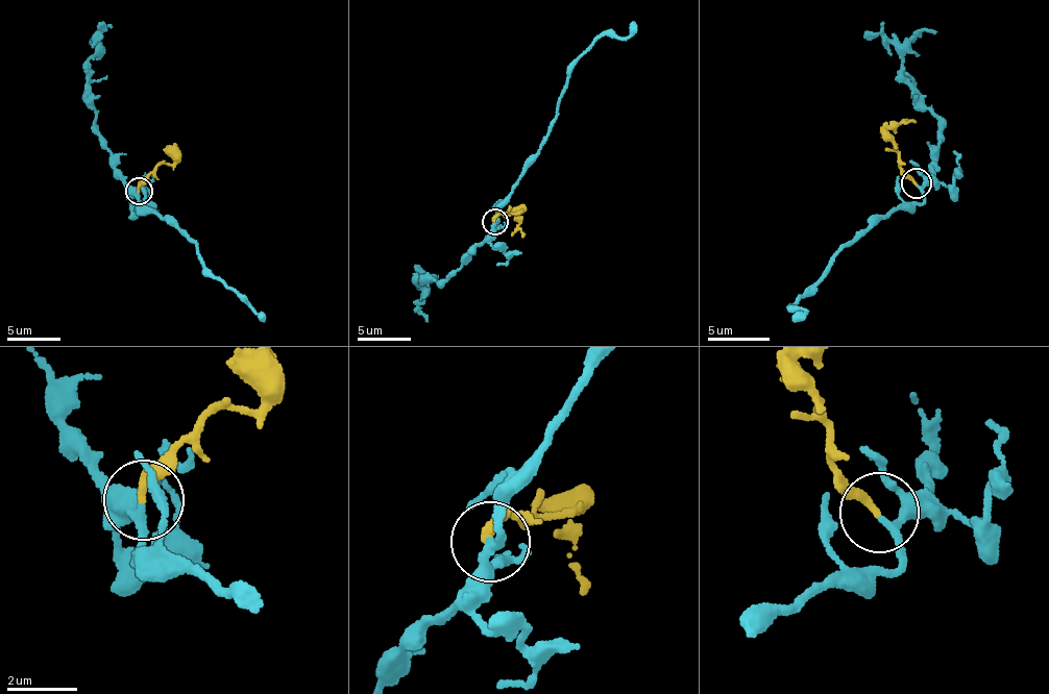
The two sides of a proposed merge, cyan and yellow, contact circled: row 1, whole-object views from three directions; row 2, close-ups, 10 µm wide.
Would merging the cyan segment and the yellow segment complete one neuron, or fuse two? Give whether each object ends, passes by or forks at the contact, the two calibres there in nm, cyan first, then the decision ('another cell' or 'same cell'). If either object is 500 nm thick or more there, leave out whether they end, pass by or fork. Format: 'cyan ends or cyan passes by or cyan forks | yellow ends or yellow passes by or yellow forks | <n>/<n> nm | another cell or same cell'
cyan passes by | yellow ends | 200/240 nm | same cell

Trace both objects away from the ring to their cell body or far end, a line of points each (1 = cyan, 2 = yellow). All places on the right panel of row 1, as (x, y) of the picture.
1: (916, 184), (922, 191), (918, 202), (872, 226), (844, 247), (814, 294), (793, 304), (804, 315), (793, 322)
2: (916, 181), (899, 165), (892, 134), (915, 120)

